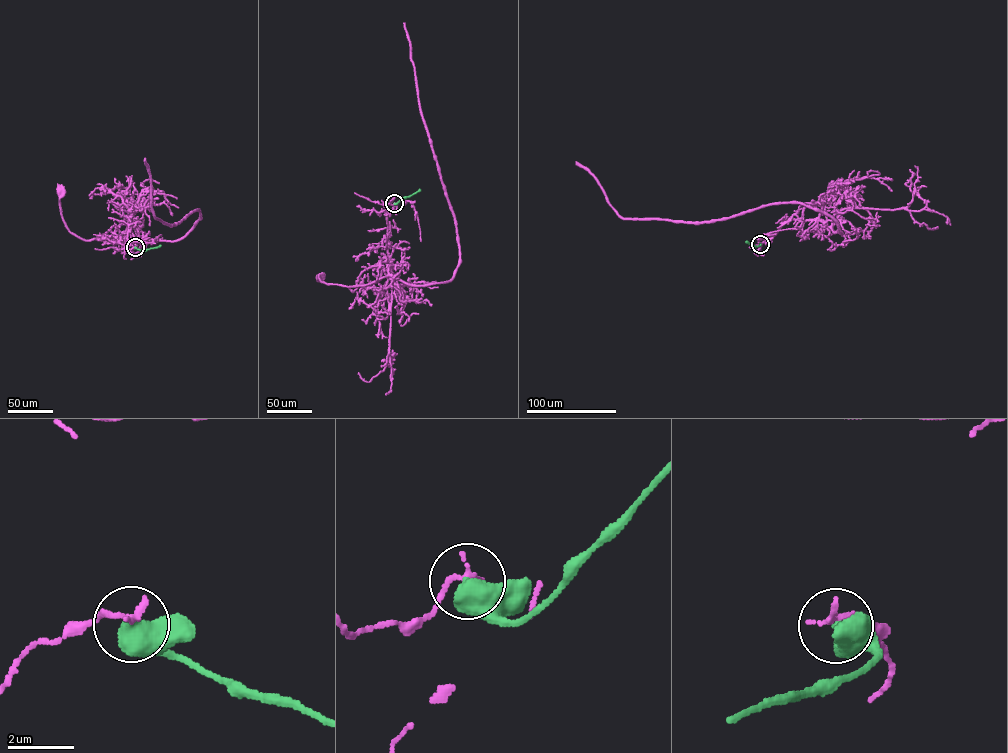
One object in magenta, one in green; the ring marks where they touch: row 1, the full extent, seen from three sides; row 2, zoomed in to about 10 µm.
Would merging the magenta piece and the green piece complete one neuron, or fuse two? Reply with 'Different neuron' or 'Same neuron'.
Different neuron

